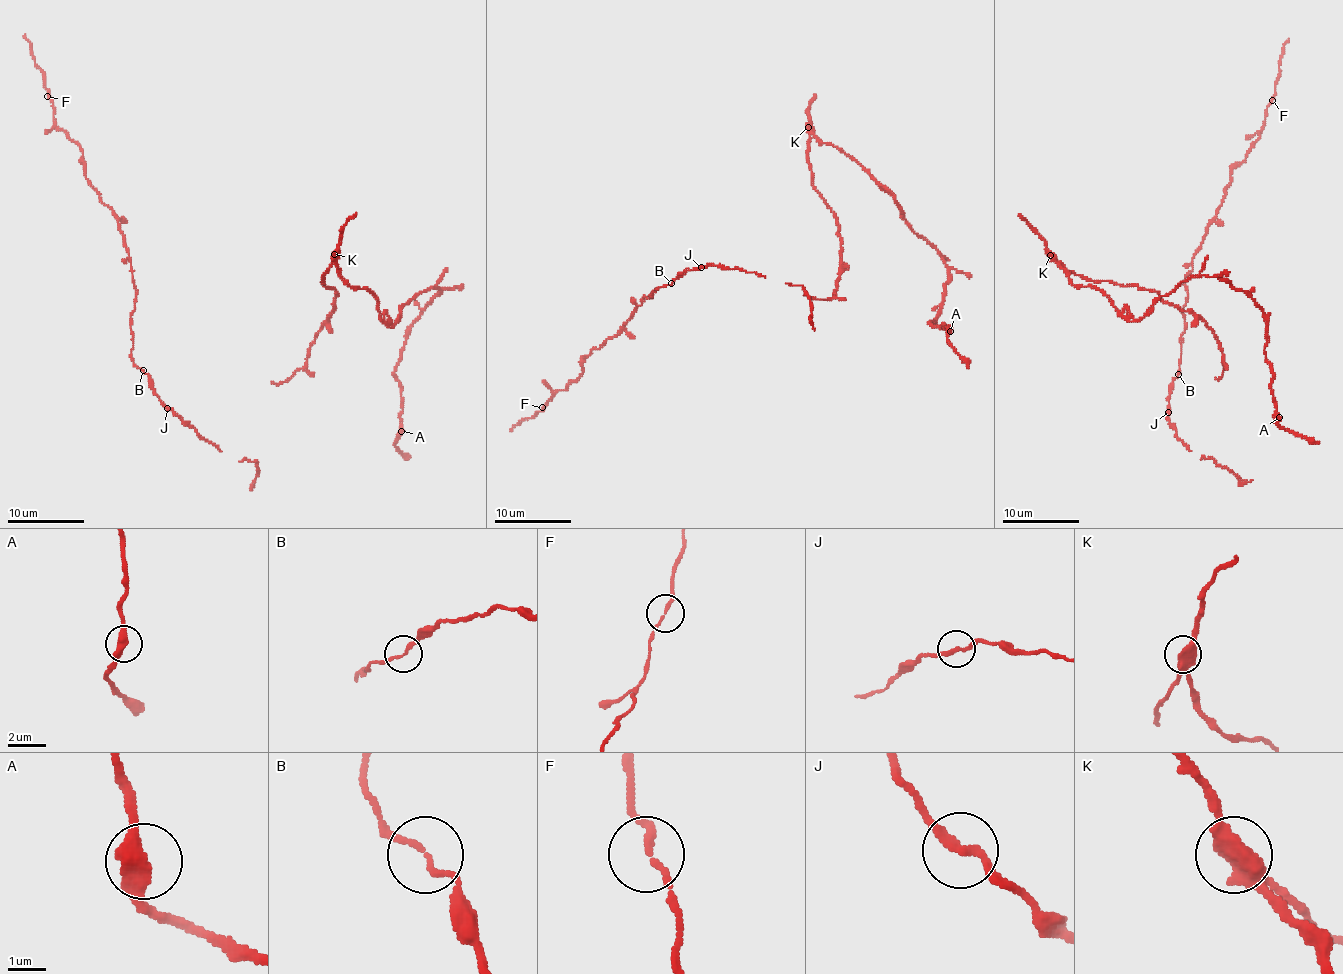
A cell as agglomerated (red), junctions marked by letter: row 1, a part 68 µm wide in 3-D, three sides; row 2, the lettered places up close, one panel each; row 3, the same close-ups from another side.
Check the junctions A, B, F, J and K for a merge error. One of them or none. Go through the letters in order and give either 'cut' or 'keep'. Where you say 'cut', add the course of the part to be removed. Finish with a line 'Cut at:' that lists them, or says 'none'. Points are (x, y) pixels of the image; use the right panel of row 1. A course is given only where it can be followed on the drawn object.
A: keep
B: keep
F: keep
J: keep
K: cut; course (1049, 255), (1068, 271), (1088, 279), (1152, 291), (1163, 301), (1193, 311), (1217, 339), (1221, 377), (1215, 377)
Cut at: K

